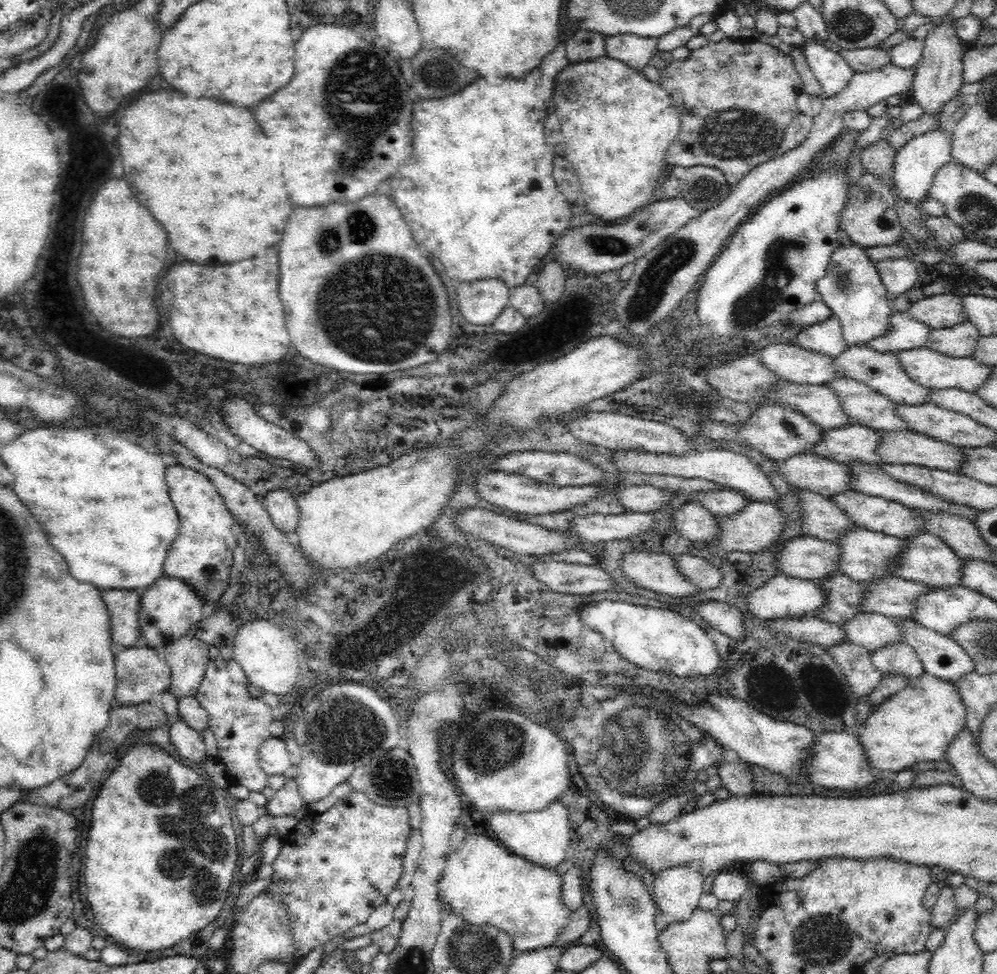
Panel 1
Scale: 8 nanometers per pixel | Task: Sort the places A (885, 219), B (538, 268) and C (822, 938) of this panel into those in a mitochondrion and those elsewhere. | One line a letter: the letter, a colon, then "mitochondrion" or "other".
A: other
B: other
C: mitochondrion

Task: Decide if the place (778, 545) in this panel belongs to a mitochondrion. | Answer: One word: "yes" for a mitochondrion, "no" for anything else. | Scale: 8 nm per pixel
no

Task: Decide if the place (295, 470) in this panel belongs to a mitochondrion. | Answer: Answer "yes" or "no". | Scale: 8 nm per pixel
no

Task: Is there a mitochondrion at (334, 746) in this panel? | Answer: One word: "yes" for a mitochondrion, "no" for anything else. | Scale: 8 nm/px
yes

